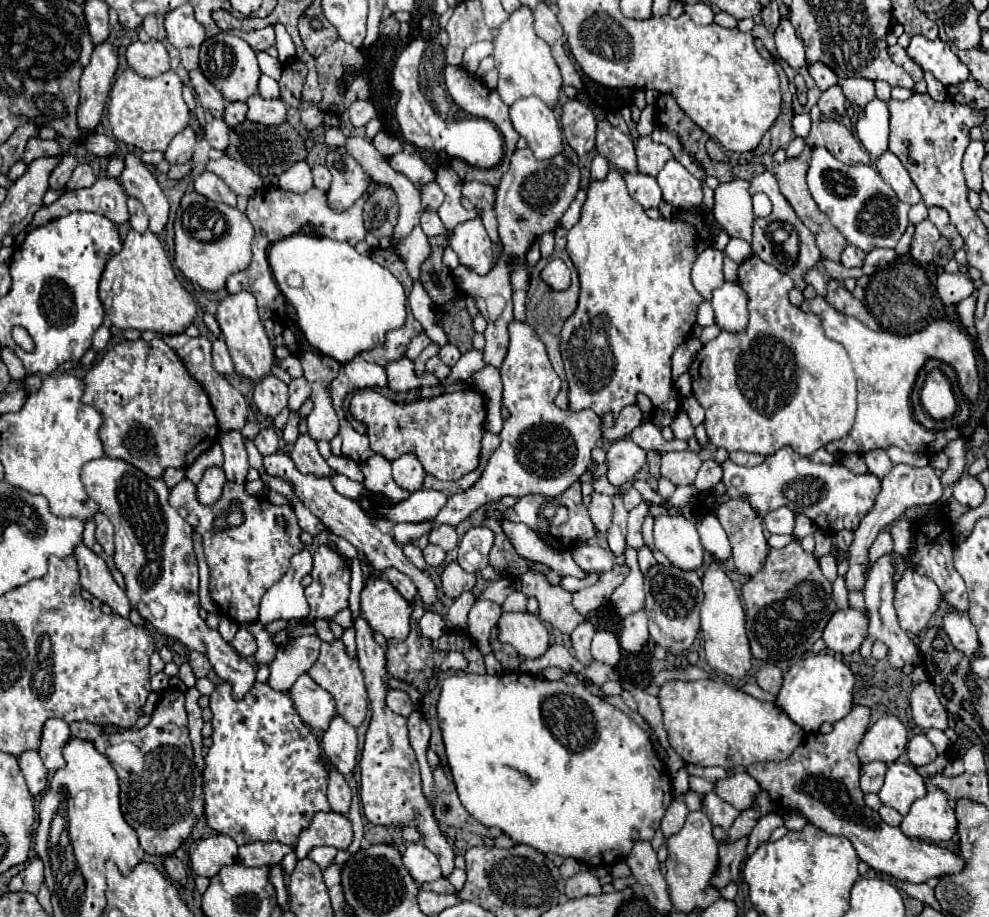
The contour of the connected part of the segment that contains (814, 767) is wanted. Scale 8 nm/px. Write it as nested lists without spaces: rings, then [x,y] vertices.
[[[856,705],[844,719],[832,725],[832,731],[828,735],[810,733],[804,743],[794,749],[792,757],[778,763],[754,763],[746,771],[772,797],[776,807],[794,809],[822,831],[848,837],[858,857],[876,871],[910,883],[926,883],[932,877],[960,873],[966,867],[960,855],[936,843],[906,837],[900,827],[886,825],[880,821],[880,815],[876,811],[864,805],[864,793],[858,785],[860,761],[856,749],[868,729],[868,723],[870,709]]]

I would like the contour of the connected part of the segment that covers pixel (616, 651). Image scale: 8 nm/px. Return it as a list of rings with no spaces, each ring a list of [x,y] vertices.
[[[596,631],[594,639],[592,639],[592,657],[598,663],[606,663],[606,665],[618,664],[621,659],[621,648],[618,638],[610,631]]]

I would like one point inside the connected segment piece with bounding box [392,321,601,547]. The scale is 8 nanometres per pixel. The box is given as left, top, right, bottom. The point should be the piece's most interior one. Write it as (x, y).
(543, 449)

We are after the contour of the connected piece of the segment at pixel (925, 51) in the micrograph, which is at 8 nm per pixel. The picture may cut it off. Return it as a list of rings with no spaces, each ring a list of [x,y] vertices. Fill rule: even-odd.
[[[922,35],[912,37],[908,45],[908,55],[924,69],[930,71],[940,83],[956,85],[970,77],[968,67],[956,57],[956,53],[950,49],[948,43],[940,39],[926,39]]]

